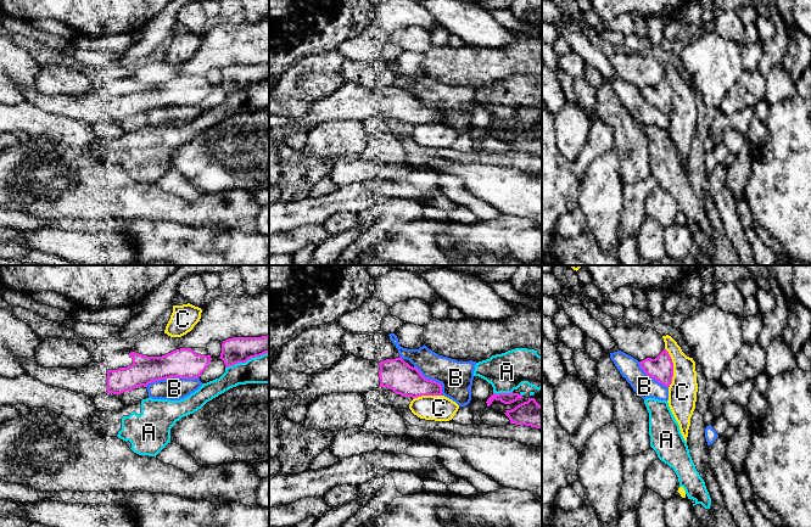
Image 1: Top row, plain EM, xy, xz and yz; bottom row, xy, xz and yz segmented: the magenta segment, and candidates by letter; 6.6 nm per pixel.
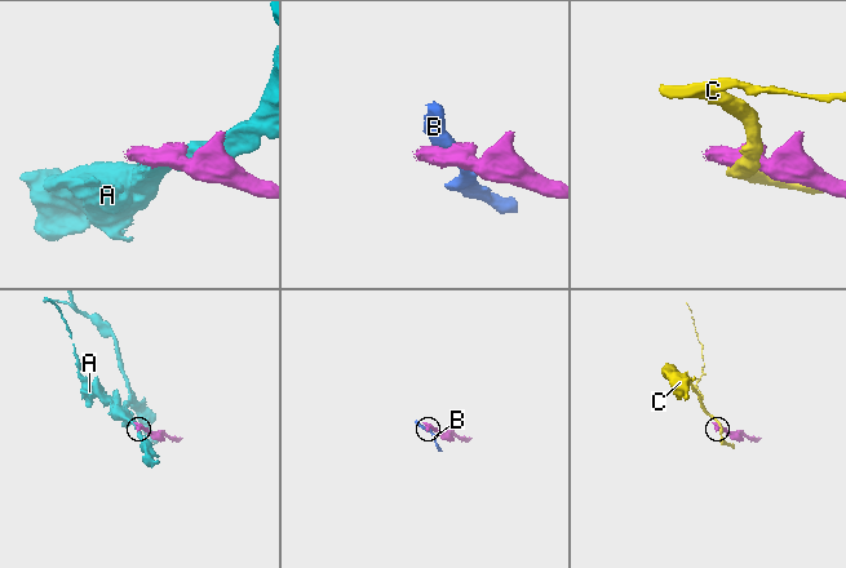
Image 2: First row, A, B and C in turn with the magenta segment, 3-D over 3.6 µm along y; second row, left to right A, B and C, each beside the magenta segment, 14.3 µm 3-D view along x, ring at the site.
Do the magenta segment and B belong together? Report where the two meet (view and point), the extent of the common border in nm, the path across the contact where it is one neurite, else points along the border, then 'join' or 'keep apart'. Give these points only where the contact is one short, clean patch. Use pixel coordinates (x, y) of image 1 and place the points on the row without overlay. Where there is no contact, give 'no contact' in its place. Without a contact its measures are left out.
meets magenta in xy at (171, 104); contact 360 nm long; keep apart

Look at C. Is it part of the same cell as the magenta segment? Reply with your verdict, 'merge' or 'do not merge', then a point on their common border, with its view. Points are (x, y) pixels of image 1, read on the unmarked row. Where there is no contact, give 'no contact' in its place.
do not merge | yz (672, 95)

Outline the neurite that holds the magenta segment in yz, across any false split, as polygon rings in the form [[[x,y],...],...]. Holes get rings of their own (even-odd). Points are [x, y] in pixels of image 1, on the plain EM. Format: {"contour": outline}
{"contour": [[[664,77],[655,86],[647,85],[639,89],[643,99],[655,106],[661,112],[670,114],[673,105],[673,90],[666,77]]]}

